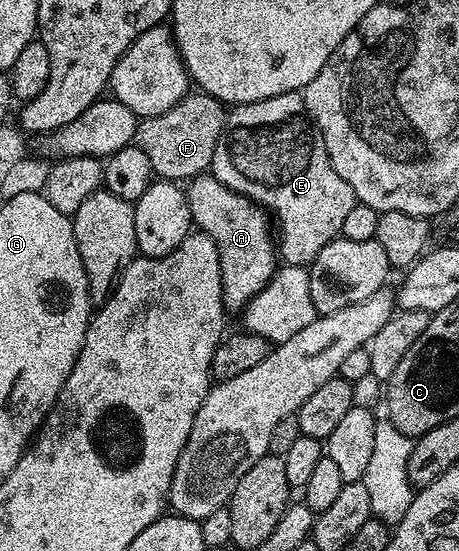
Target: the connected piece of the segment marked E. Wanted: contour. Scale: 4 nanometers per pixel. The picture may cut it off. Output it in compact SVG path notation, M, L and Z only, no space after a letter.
M287 92L274 98L262 98L262 102L235 105L224 117L224 129L214 150L210 175L218 178L222 186L270 210L278 225L278 256L284 264L311 264L314 258L318 258L322 246L340 236L342 221L358 203L354 190L350 190L349 184L338 178L334 166L330 166L322 134L309 118L300 92Z

